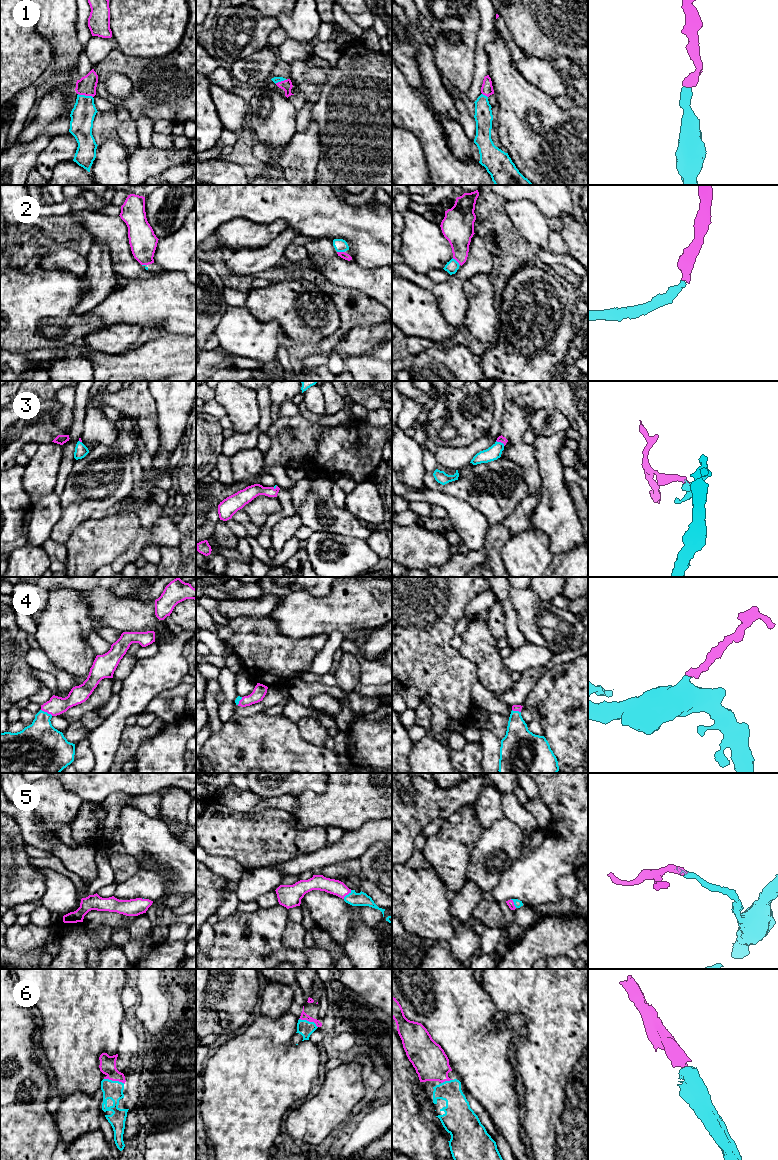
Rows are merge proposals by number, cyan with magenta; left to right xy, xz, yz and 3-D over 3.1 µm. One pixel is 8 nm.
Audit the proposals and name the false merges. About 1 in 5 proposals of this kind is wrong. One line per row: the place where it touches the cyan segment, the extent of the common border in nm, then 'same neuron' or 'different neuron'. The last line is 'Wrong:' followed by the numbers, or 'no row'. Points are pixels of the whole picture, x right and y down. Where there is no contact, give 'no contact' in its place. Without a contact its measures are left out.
1: contact xy (84, 95); length 120 nm; same neuron
2: contact yz (456, 261); length 90 nm; same neuron
3: contact yz (500, 442); length 80 nm; same neuron
4: contact xy (46, 712); length 110 nm; same neuron
5: contact xz (348, 894); length 100 nm; same neuron
6: contact xy (114, 1081); length 170 nm; same neuron
Wrong: no row

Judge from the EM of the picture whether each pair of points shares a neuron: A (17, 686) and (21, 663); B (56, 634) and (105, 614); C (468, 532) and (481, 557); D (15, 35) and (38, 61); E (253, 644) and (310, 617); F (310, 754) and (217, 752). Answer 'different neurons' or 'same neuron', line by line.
A: same neuron
B: different neurons
C: different neurons
D: same neuron
E: different neurons
F: same neuron

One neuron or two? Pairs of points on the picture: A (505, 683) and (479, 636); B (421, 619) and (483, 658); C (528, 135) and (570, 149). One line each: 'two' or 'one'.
A: one
B: two
C: one

